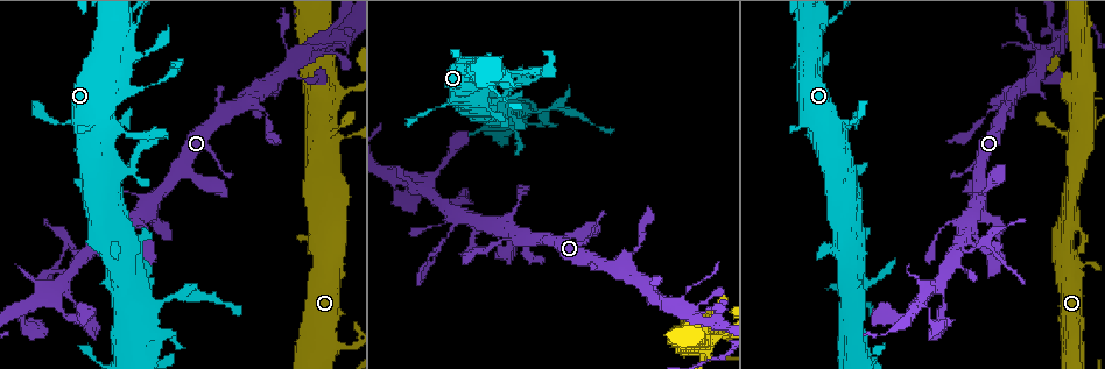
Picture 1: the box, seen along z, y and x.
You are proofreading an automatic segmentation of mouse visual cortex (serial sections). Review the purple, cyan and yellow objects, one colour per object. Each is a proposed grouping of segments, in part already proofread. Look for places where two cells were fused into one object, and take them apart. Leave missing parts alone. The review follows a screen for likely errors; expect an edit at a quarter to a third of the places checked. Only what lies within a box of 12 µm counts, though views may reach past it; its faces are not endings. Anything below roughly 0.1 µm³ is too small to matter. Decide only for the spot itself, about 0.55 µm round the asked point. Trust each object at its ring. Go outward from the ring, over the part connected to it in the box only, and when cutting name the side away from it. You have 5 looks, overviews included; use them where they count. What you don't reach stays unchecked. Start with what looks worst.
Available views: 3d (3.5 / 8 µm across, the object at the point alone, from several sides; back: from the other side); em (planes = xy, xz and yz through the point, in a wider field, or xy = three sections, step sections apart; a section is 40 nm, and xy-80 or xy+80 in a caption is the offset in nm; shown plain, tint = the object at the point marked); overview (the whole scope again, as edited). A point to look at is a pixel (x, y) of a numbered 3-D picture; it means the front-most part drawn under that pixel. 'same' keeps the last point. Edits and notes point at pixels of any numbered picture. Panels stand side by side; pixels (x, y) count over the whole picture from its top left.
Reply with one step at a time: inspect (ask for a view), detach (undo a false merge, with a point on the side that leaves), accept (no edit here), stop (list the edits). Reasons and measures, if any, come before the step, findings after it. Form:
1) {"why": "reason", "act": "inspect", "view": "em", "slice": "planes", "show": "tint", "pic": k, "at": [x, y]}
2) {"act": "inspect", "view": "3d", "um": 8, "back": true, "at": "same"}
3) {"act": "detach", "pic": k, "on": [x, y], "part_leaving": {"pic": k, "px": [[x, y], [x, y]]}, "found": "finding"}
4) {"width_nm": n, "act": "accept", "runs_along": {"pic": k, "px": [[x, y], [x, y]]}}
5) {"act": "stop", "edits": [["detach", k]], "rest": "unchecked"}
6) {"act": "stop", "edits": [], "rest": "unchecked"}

{"why": "narrows sharply", "act": "inspect", "view": "3d", "um": 3.5, "pic": 1, "at": [1084, 124]}

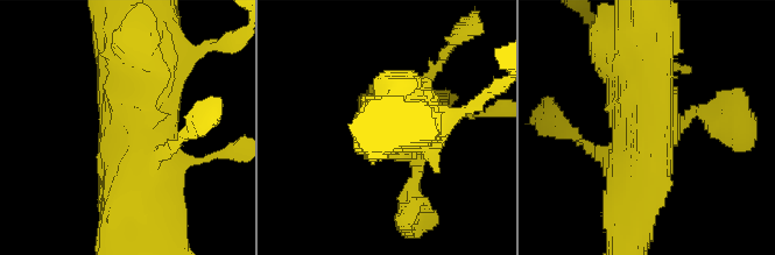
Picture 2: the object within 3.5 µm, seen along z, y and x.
{"why": "need the tissue", "act": "inspect", "view": "em", "slice": "xy", "step": 5, "show": "tint", "pic": 2, "at": [145, 128]}

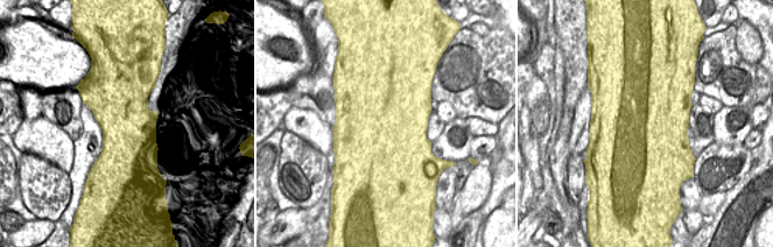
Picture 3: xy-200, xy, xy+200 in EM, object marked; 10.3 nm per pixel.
{"act": "accept", "runs_along": {"pic": 2, "px": [[628, 229], [643, 144], [643, 76]]}, "found": "continuous, no second cell"}

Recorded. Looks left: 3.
{"why": "calibre changes", "act": "inspect", "view": "3d", "um": 3.5, "pic": 1, "at": [176, 298]}

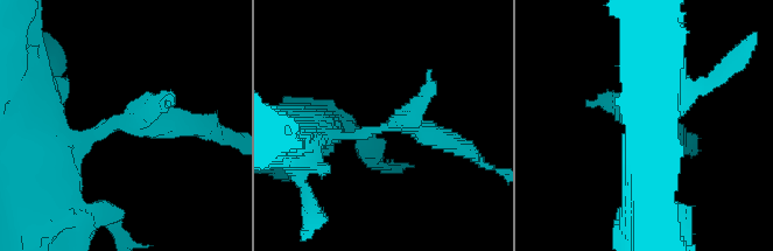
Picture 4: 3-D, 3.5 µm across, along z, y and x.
{"act": "inspect", "view": "em", "slice": "xy", "step": 3, "show": "tint", "pic": 4, "at": [379, 130]}

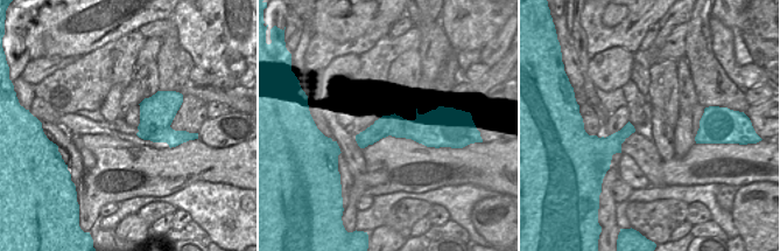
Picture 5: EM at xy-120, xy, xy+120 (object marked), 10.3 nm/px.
{"act": "detach", "pic": 4, "on": [143, 131], "border": {"pic": 5, "px": [[356, 138], [367, 139], [370, 144]]}, "found": "a second cell is stuck on"}

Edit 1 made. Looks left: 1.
{"act": "stop", "edits": [["detach", 4]], "rest": "unchecked"}

